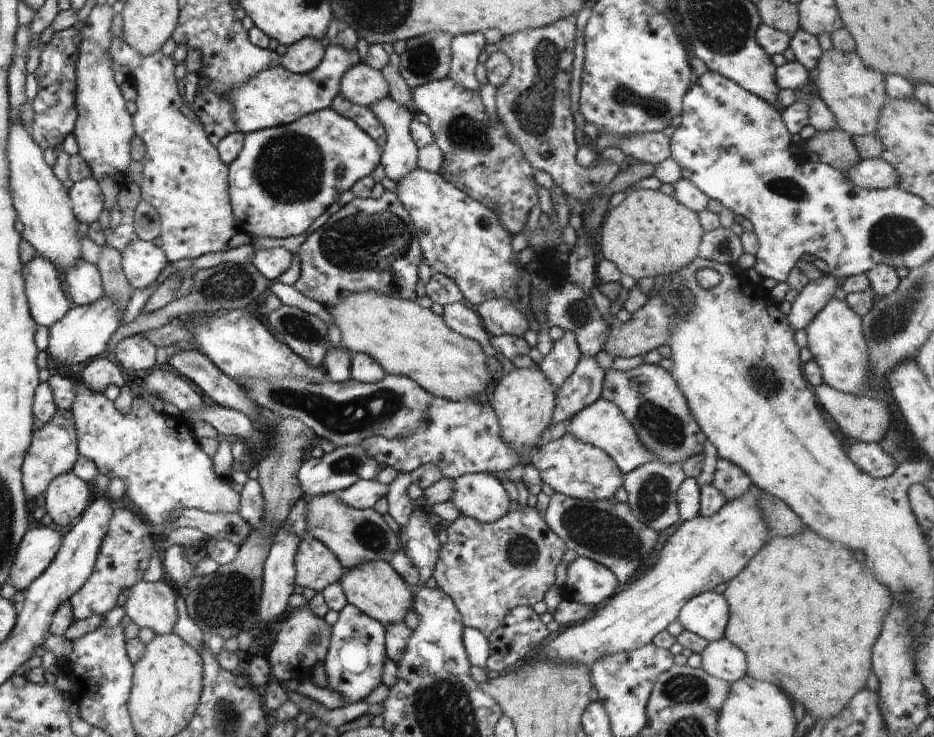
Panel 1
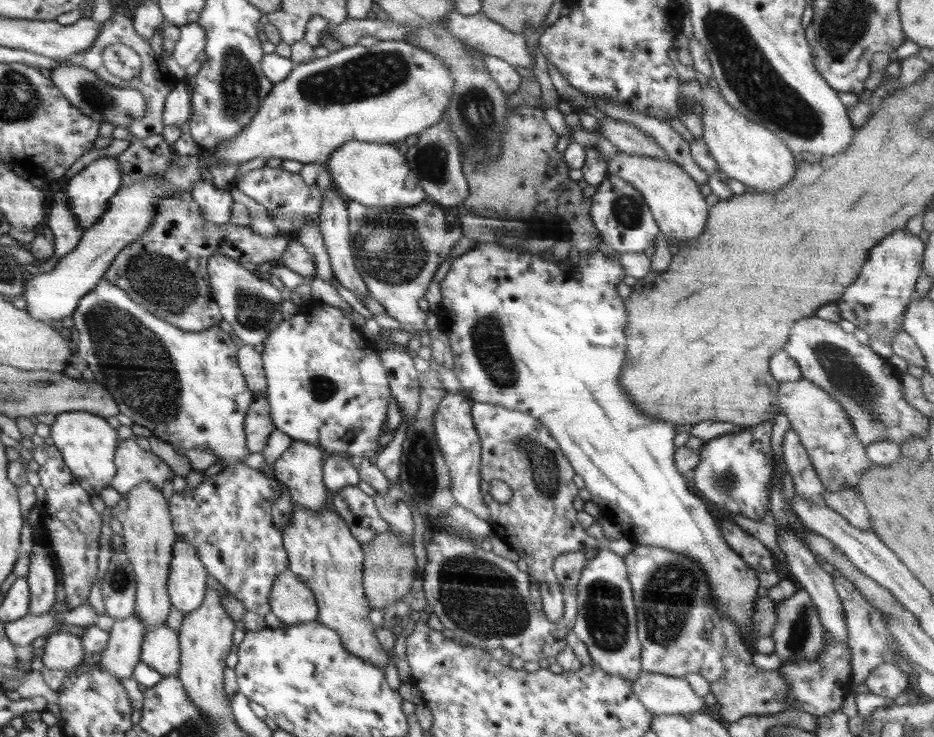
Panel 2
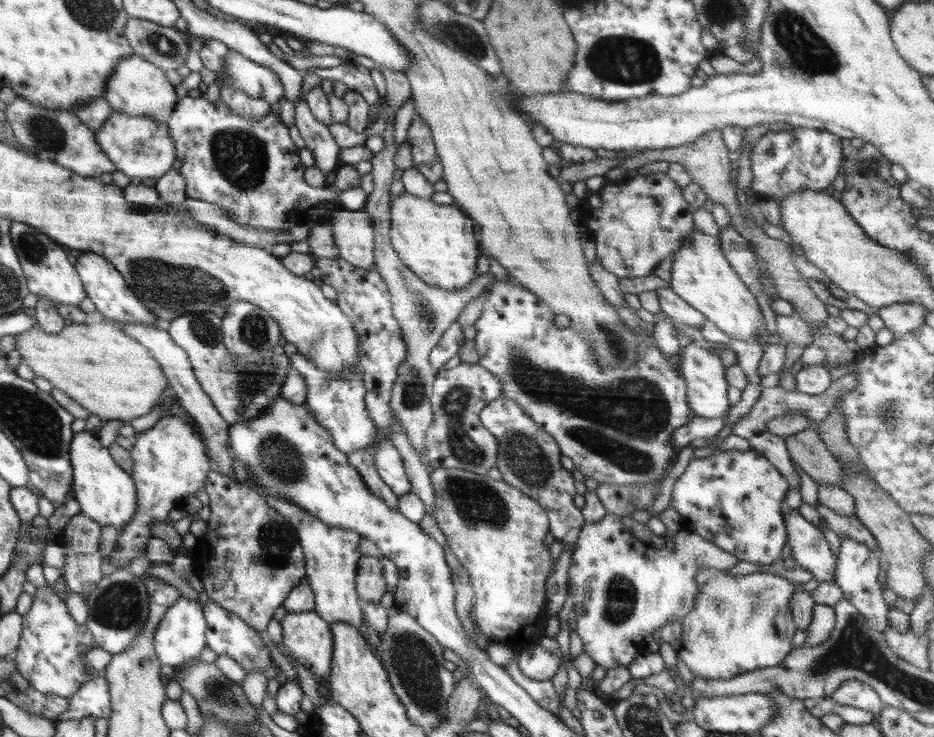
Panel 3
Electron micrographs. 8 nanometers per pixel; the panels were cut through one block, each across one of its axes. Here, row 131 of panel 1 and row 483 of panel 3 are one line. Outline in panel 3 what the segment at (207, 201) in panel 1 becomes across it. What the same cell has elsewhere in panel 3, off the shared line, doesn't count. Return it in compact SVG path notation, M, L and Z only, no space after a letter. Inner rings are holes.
M174 416L160 418L150 430L135 434L130 454L133 460L132 478L139 487L139 508L136 509L136 516L132 517L132 521L120 530L114 553L104 558L105 562L112 562L116 568L121 569L130 560L146 555L148 542L153 537L147 530L150 522L166 521L172 508L180 507L189 494L204 488L207 475L212 471L203 440L196 428L186 426L180 418Z

